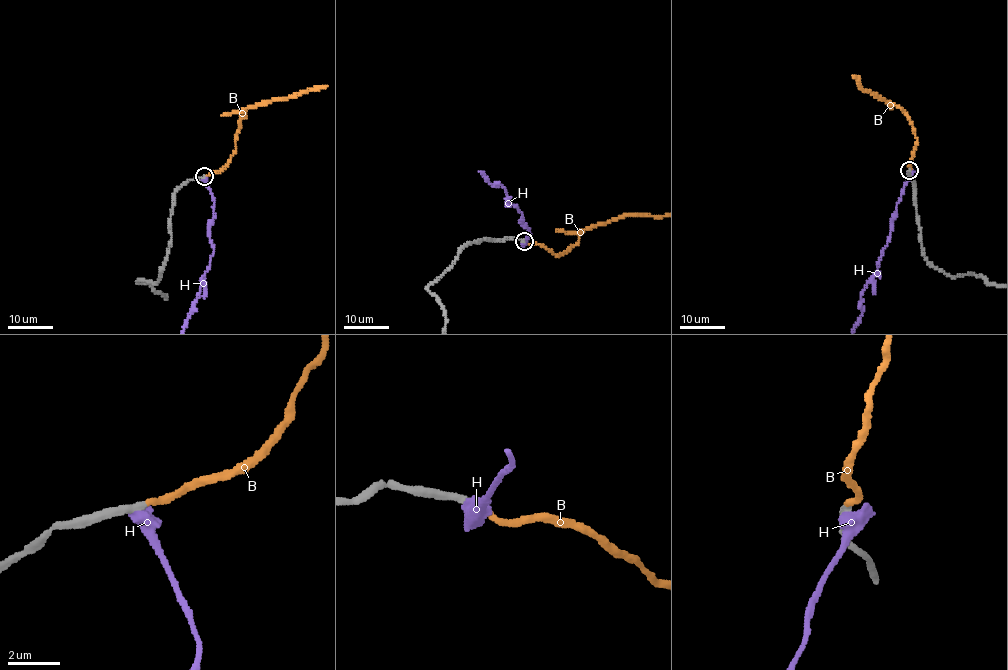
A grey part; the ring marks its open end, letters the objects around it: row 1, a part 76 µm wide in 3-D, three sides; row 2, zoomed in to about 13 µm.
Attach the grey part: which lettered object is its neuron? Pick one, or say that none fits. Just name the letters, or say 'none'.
B

